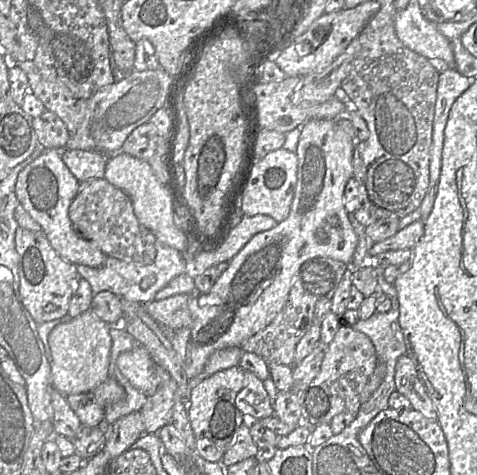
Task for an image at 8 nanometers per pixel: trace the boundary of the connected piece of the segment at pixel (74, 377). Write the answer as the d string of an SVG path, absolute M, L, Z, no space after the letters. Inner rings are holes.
M88 310L57 325L49 334L52 387L64 396L91 392L108 378L112 339L110 324Z

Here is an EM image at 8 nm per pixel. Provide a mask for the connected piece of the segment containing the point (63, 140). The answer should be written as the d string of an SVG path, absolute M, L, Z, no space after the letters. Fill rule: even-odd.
M48 110L33 118L33 127L41 149L63 150L71 136L65 123Z

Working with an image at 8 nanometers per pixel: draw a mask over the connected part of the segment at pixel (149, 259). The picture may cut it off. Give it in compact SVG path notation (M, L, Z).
M96 178L80 182L68 215L78 234L93 243L106 256L140 265L154 262L157 238L138 221L130 197L106 179Z

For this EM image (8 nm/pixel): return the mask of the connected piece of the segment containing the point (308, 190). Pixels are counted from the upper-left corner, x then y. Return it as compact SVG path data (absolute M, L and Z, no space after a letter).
M337 119L310 120L303 125L296 151L298 180L289 216L274 228L254 235L231 259L227 270L210 291L190 295L188 307L192 322L187 327L174 330L172 334L173 348L189 379L204 370L212 354L228 347L240 347L273 321L284 307L294 279L304 262L316 257L329 257L350 266L358 245L358 236L345 209L344 191L347 182L354 177L353 151L354 141Z

